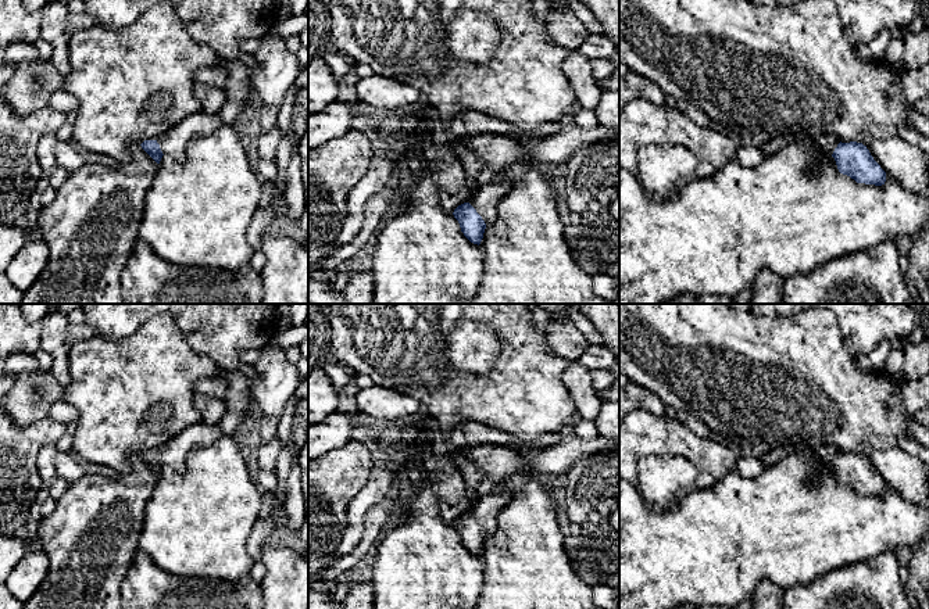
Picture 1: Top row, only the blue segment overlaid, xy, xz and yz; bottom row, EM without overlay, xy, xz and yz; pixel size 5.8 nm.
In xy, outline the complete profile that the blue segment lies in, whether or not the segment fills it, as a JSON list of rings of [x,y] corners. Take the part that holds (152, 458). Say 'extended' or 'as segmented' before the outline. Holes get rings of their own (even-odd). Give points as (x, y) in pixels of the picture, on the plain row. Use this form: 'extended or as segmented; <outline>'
extended; [[[201,420],[174,436],[157,451],[144,451],[140,456],[157,474],[164,466],[181,473],[186,468],[186,458],[190,451],[197,447],[208,447],[222,436],[218,426],[208,426]]]

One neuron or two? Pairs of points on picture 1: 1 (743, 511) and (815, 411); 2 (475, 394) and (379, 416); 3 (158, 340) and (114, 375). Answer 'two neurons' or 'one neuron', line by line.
1: two neurons
2: two neurons
3: one neuron

